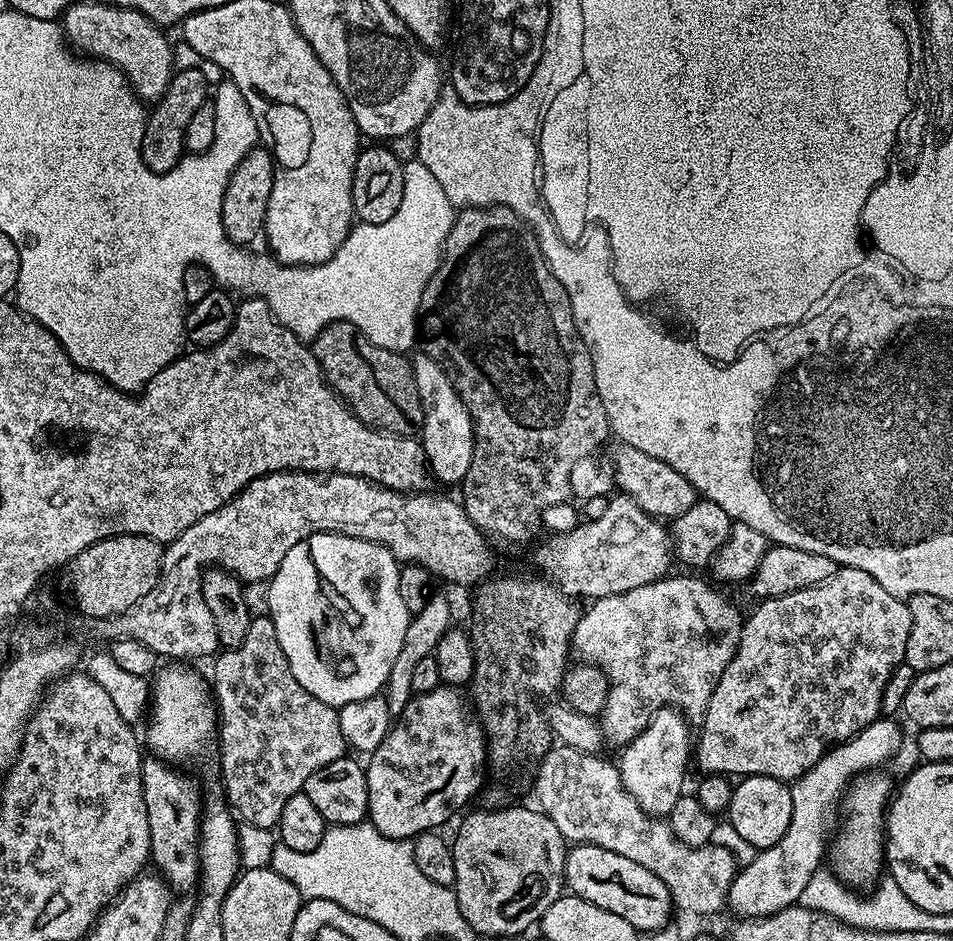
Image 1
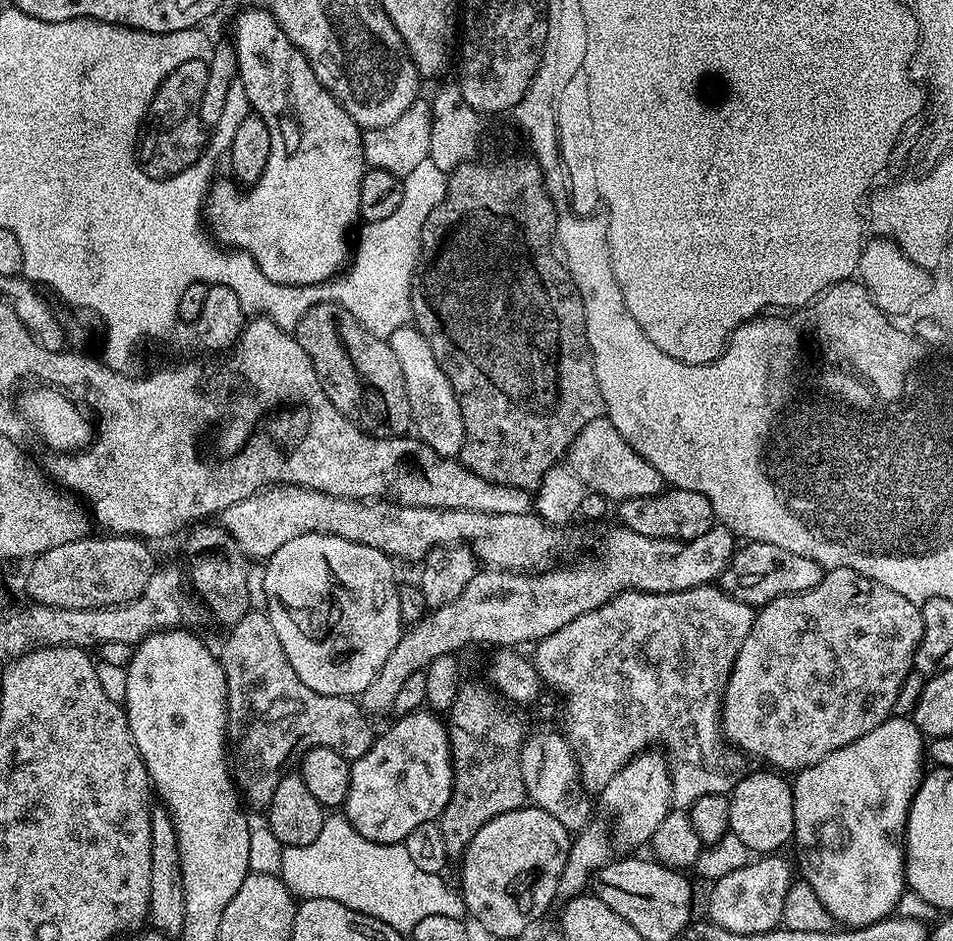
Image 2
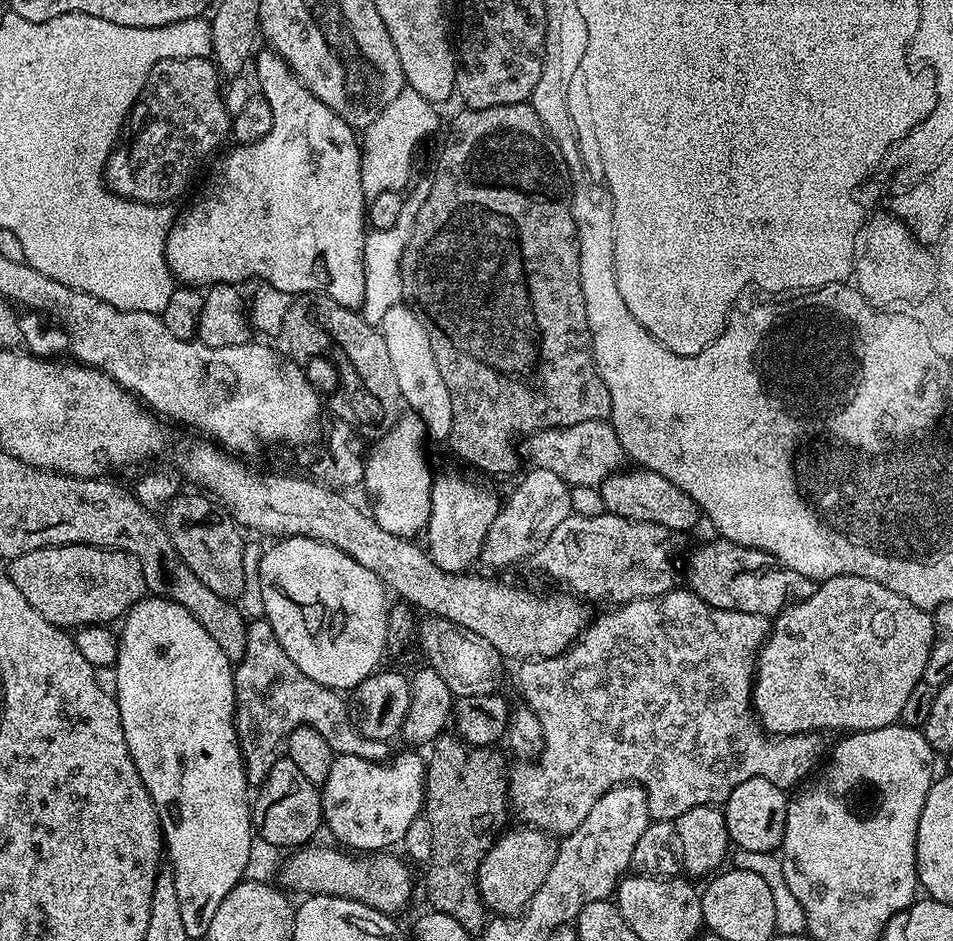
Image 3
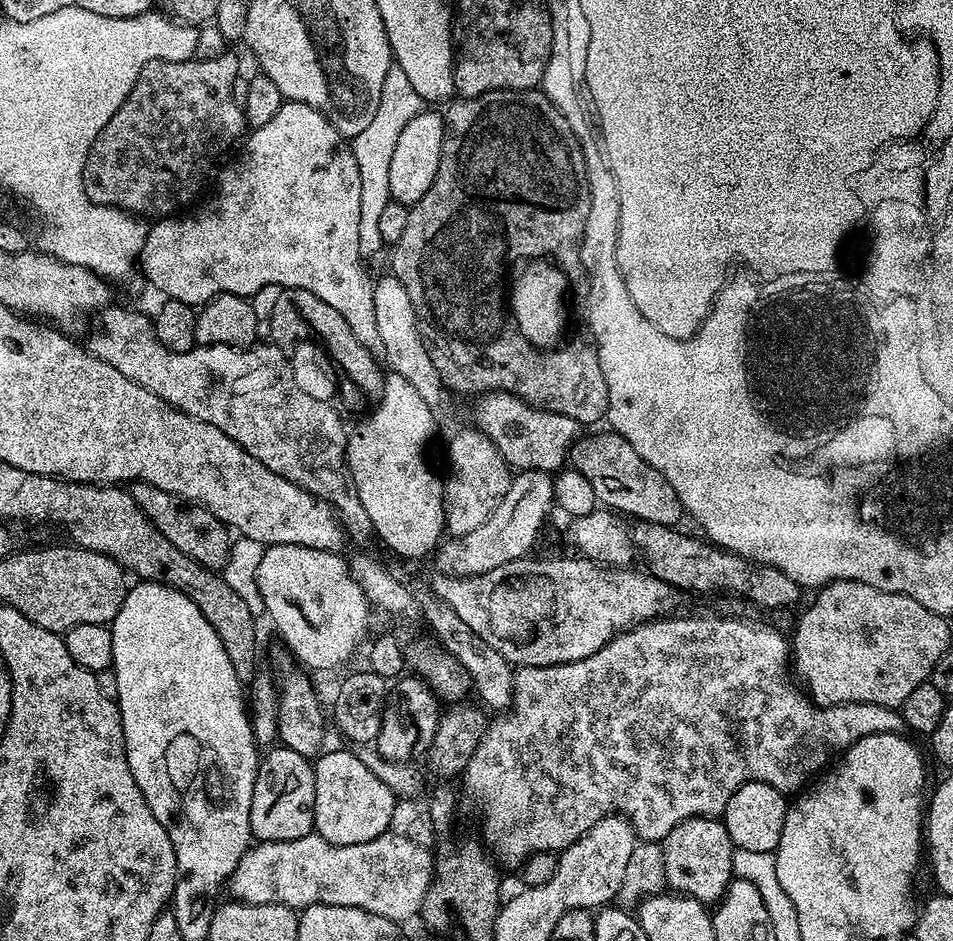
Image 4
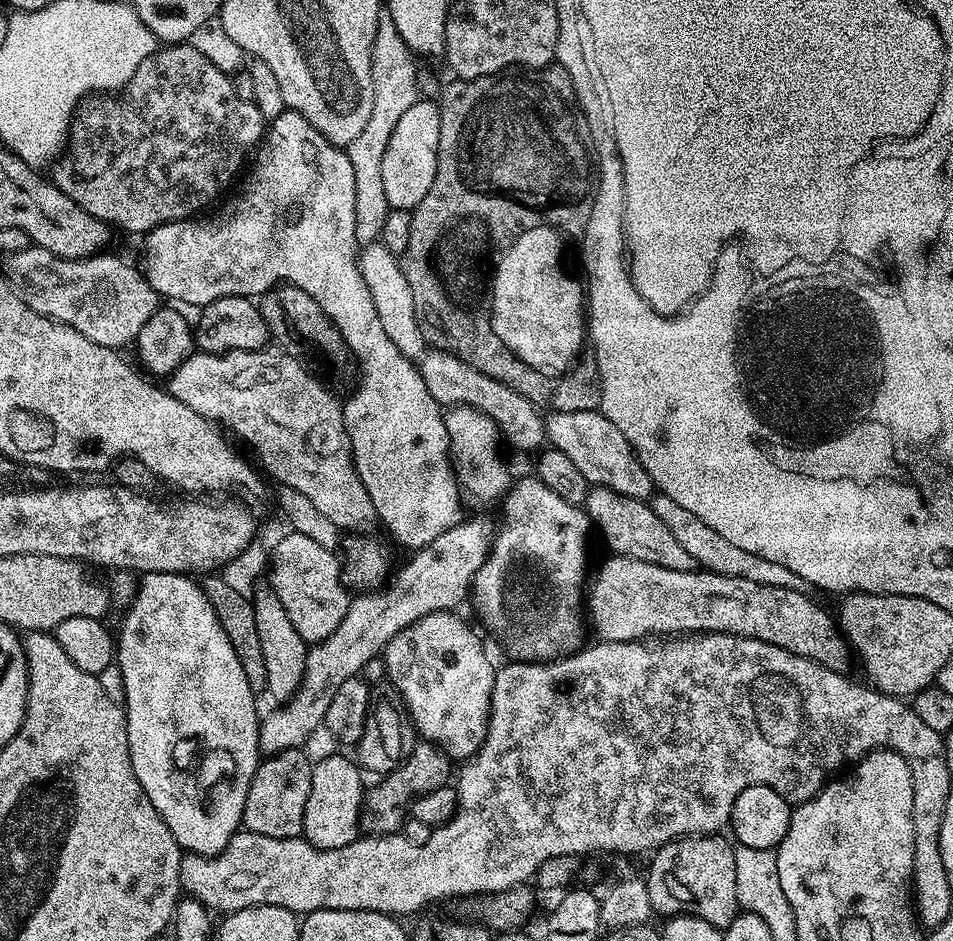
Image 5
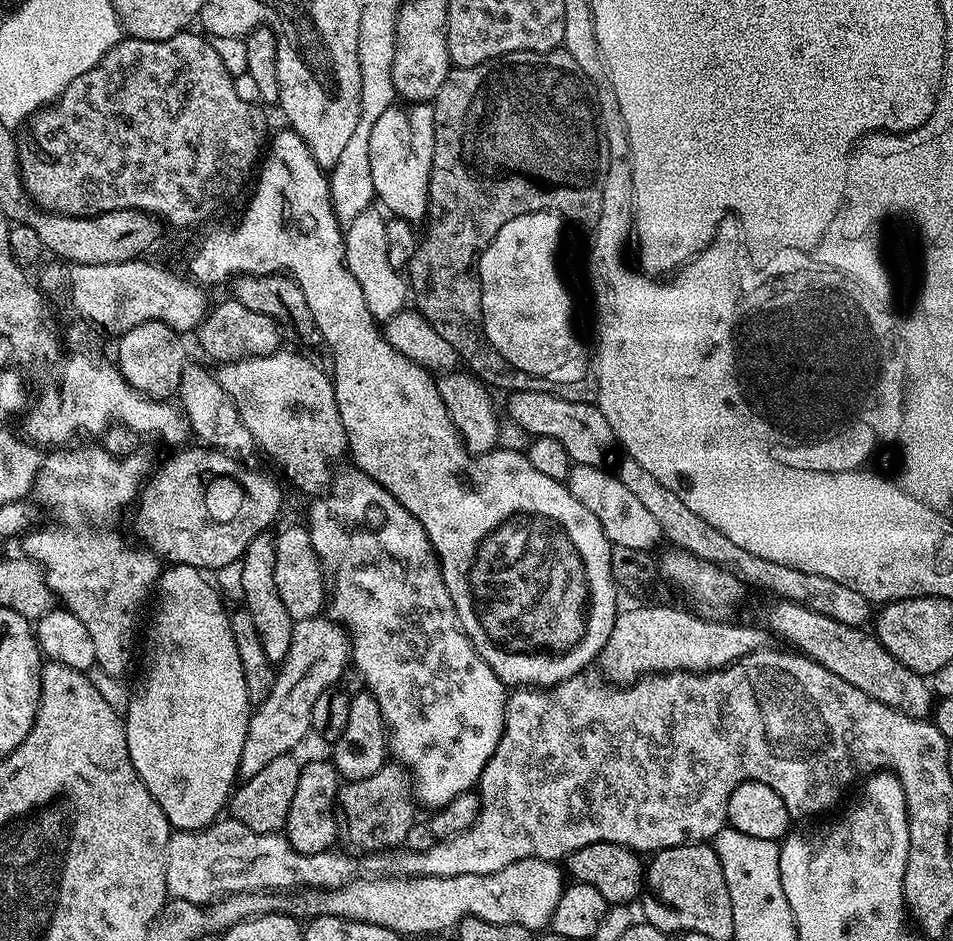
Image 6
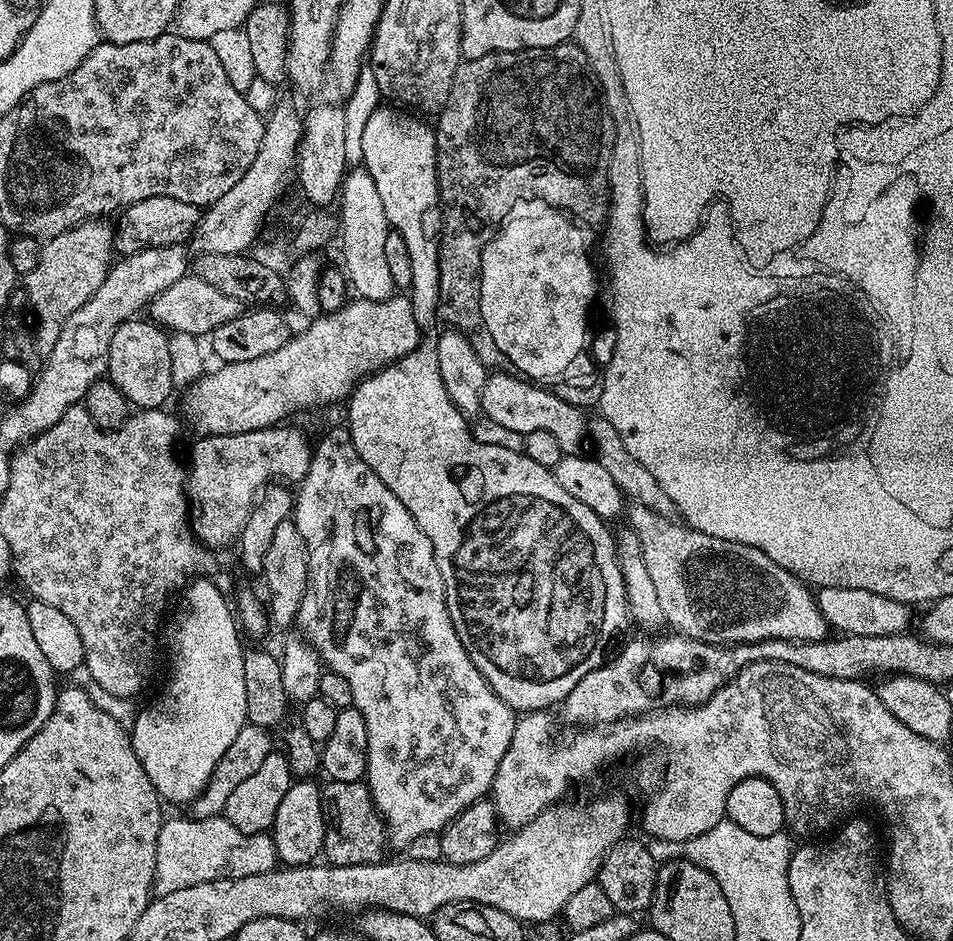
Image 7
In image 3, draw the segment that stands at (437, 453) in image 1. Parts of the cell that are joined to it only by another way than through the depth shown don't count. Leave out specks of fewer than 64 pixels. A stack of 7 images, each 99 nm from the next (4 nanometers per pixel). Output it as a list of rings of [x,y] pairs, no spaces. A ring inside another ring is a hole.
[[[401,302],[386,310],[378,329],[386,340],[403,403],[424,423],[425,433],[431,439],[433,436],[436,440],[447,441],[454,422],[454,410],[450,410],[450,390],[446,390],[446,382],[442,382],[442,374],[438,374],[438,362],[434,362],[434,350],[430,350],[430,338],[426,338],[422,322],[412,308]]]

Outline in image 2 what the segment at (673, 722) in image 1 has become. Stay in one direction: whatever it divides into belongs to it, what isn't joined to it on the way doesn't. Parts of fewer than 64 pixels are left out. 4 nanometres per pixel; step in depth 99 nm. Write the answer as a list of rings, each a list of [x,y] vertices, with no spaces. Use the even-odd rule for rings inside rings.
[[[649,750],[633,756],[632,760],[598,794],[598,800],[610,815],[616,816],[616,836],[624,848],[632,848],[635,844],[647,845],[651,841],[654,830],[666,818],[672,803],[672,779],[668,773],[668,758],[663,751]]]

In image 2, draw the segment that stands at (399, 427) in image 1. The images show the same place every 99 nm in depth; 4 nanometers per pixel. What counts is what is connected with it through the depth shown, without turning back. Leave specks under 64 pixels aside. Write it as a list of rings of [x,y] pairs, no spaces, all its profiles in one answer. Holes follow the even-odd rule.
[[[328,301],[315,304],[303,315],[301,322],[294,330],[294,335],[299,346],[306,351],[307,357],[310,358],[314,372],[318,376],[318,382],[321,383],[322,390],[326,393],[326,398],[329,398],[340,414],[352,420],[356,418],[355,415],[362,404],[364,383],[355,370],[339,336],[336,326],[337,315],[333,308],[334,306]]]

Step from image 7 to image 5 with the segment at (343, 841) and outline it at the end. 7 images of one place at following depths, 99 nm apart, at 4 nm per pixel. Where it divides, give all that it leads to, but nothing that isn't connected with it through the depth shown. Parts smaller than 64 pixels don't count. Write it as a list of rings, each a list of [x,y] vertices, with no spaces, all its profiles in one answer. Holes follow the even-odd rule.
[[[420,742],[416,749],[405,755],[400,767],[387,776],[377,779],[376,785],[364,793],[364,804],[360,807],[360,826],[369,836],[390,836],[399,833],[410,816],[410,805],[417,796],[435,788],[445,787],[454,776],[454,764],[448,755],[431,742]]]

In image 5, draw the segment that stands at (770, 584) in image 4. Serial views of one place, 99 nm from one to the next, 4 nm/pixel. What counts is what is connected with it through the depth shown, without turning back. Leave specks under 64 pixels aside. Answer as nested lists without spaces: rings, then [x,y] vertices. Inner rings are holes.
[[[589,487],[588,496],[582,505],[588,513],[591,527],[600,531],[600,536],[612,547],[611,551],[618,556],[638,558],[654,566],[666,566],[670,570],[693,571],[694,565],[690,554],[674,539],[674,534],[658,514],[654,514],[651,503],[635,500],[626,494],[618,494],[609,488]]]

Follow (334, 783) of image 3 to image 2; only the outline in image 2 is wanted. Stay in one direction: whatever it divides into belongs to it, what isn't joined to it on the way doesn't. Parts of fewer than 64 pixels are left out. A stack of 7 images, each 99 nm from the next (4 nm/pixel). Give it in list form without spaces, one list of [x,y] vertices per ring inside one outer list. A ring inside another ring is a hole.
[[[431,710],[411,712],[393,719],[393,724],[372,741],[372,748],[362,758],[351,761],[350,786],[342,805],[345,816],[370,842],[399,844],[416,826],[435,821],[444,812],[452,793],[451,744],[448,741],[447,723]]]

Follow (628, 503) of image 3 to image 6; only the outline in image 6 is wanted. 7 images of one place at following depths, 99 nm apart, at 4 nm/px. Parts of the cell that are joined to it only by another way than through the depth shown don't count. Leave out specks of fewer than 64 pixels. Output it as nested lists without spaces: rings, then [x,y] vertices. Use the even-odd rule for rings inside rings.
[[[532,389],[526,392],[514,392],[507,397],[508,416],[524,432],[529,432],[529,437],[535,438],[545,436],[554,438],[562,447],[566,454],[570,454],[573,464],[585,464],[586,466],[601,467],[605,463],[604,459],[608,456],[608,451],[614,448],[614,437],[610,422],[602,414],[602,410],[595,403],[583,404],[580,400],[563,400],[560,396],[555,396],[552,392],[540,392],[541,390]]]

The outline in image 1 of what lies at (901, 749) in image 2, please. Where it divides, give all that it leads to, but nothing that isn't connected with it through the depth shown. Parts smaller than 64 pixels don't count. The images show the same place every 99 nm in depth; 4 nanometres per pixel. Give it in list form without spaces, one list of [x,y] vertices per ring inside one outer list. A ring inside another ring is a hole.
[[[884,770],[861,772],[844,793],[838,831],[830,840],[830,868],[843,884],[853,890],[867,889],[881,879],[882,865],[885,863],[886,817],[893,795],[894,780],[892,784]]]

